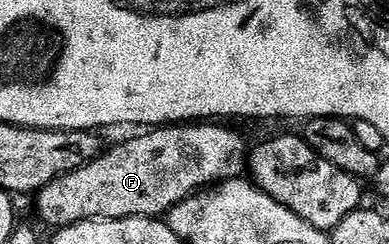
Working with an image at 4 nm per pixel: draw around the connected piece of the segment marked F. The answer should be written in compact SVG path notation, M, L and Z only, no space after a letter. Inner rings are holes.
M173 122L106 147L83 167L64 172L40 189L35 196L37 212L52 226L93 216L160 217L186 197L242 175L243 164L237 161L237 152L244 153L245 144L239 133L221 124L224 123Z

